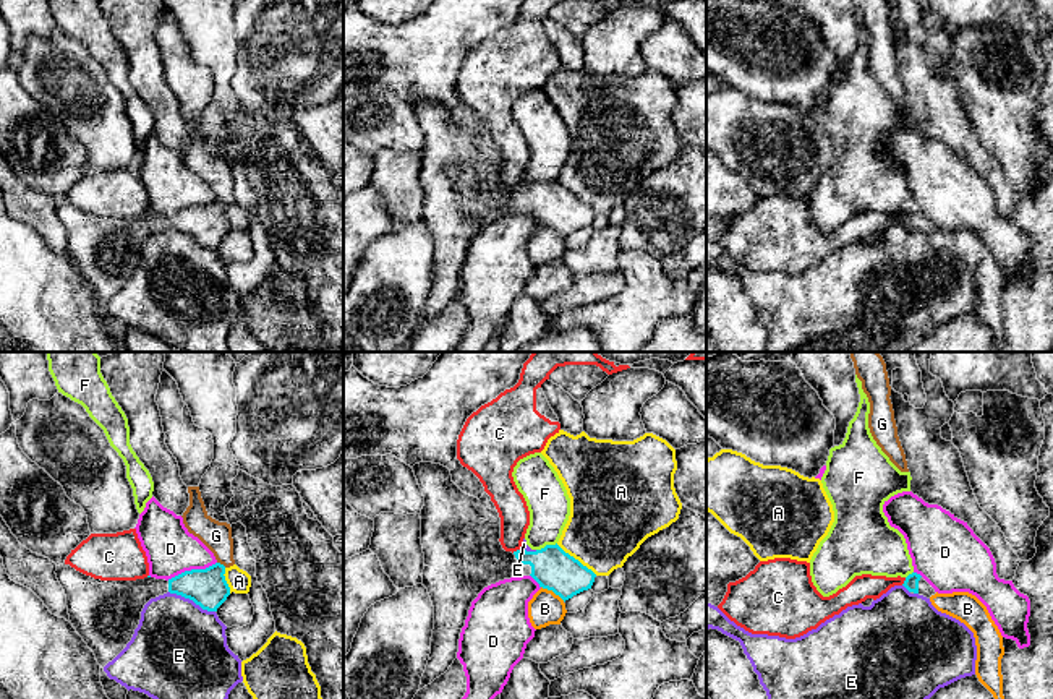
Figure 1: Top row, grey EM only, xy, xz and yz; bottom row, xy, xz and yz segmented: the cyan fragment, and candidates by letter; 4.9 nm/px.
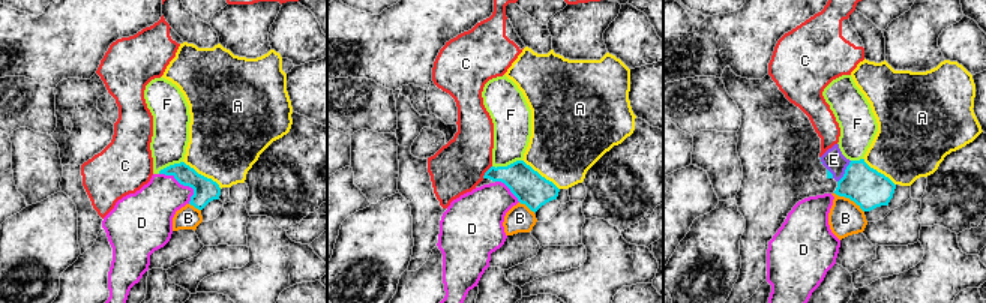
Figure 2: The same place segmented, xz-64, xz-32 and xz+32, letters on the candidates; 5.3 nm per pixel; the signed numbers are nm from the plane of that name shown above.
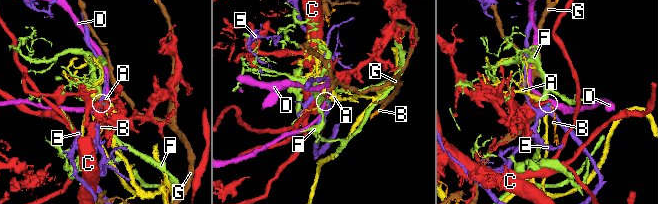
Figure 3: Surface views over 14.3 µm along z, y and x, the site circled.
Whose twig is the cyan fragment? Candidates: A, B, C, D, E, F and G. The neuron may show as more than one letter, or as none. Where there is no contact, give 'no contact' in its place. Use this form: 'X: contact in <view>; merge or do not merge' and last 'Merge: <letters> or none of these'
A: contact in xz; do not merge
B: contact in xz; do not merge
C: contact in xz; do not merge
D: contact in xy; do not merge
E: contact in xy; do not merge
F: contact in xz; do not merge
G: contact in xy; do not merge
Merge: none of these

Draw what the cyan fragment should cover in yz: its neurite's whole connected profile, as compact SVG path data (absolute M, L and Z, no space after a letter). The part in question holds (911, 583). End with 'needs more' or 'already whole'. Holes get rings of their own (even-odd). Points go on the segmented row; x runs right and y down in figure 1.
M917 572L909 574L902 585L910 594L919 594L919 595L923 595L927 598L930 598L932 595L936 594L935 589Z; needs more

